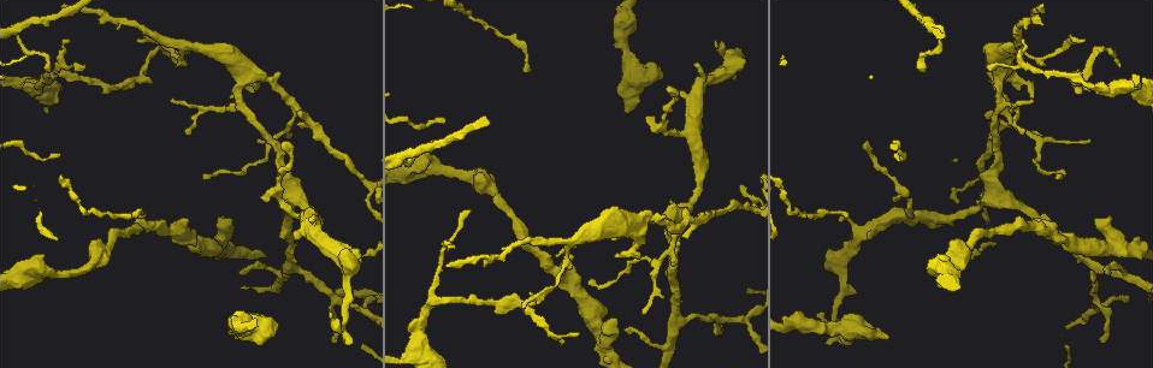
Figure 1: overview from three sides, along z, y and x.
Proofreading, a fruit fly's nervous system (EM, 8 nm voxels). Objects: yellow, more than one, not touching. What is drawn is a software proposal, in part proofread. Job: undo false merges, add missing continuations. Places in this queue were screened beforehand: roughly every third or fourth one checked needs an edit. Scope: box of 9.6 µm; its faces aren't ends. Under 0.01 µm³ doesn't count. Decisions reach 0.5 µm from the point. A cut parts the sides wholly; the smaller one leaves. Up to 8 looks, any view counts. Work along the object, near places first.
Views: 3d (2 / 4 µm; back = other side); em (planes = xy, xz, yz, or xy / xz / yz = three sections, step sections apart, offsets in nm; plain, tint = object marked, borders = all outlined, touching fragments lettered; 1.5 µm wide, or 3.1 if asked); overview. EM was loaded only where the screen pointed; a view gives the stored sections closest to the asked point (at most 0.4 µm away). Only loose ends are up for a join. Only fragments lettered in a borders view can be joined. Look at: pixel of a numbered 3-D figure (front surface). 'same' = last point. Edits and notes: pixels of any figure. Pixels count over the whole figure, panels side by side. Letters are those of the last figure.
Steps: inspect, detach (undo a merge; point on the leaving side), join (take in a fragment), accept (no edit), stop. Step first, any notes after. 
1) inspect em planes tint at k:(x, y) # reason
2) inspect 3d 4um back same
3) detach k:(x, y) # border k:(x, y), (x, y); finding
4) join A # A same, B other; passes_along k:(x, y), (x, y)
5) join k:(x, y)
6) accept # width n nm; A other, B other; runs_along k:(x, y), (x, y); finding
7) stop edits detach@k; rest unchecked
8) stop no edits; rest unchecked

inspect 3d 4um at 1:(886, 338) # stops while still wide

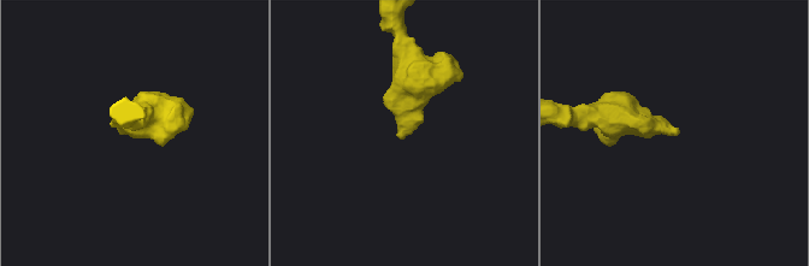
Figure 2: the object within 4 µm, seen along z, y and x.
inspect em planes borders at 2:(401, 134)

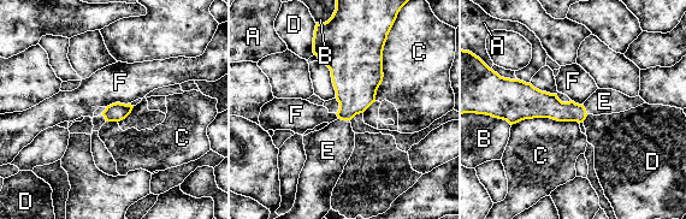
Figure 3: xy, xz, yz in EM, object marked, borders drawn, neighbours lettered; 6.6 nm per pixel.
join E # A other, B other, C other, D other, E same, F other; it goes on there

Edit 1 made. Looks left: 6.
inspect overview

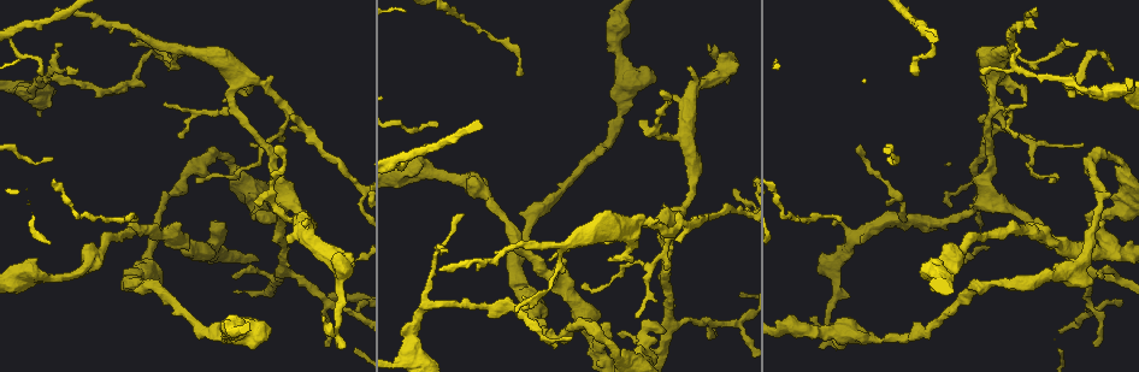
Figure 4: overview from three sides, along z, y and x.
inspect em xy step 4 plain at 4:(179, 134) # free end

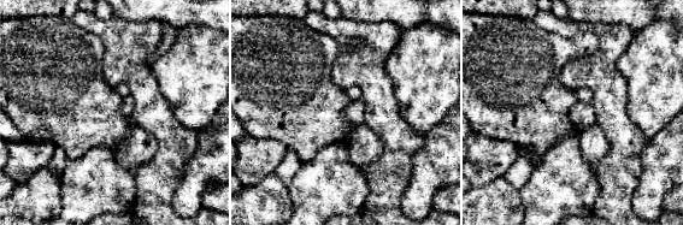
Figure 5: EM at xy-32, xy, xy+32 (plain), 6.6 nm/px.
inspect em xy step 4 borders same

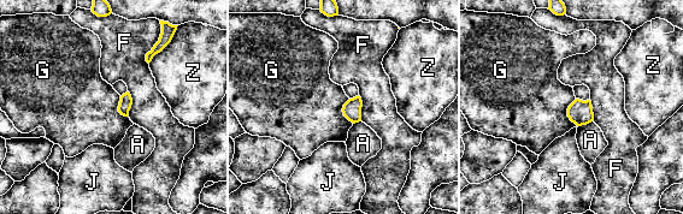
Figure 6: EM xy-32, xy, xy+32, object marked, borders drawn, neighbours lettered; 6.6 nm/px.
accept # width 90 nm; A other, F other, G other, J other, Z other; border 6:(575, 99), (567, 117), (577, 126); none of them fits

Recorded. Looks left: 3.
inspect em xy step 8 borders at 4:(1087, 224) # stops while still wide

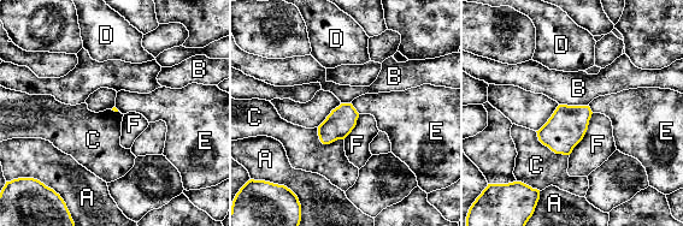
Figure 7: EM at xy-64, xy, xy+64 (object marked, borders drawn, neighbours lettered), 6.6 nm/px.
accept # A other, B other, C other, D other, E other, F other; border 7:(535, 131), (543, 144), (569, 155); no lettered fragment goes on from it

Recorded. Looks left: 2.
stop edits join@3; rest unchecked

